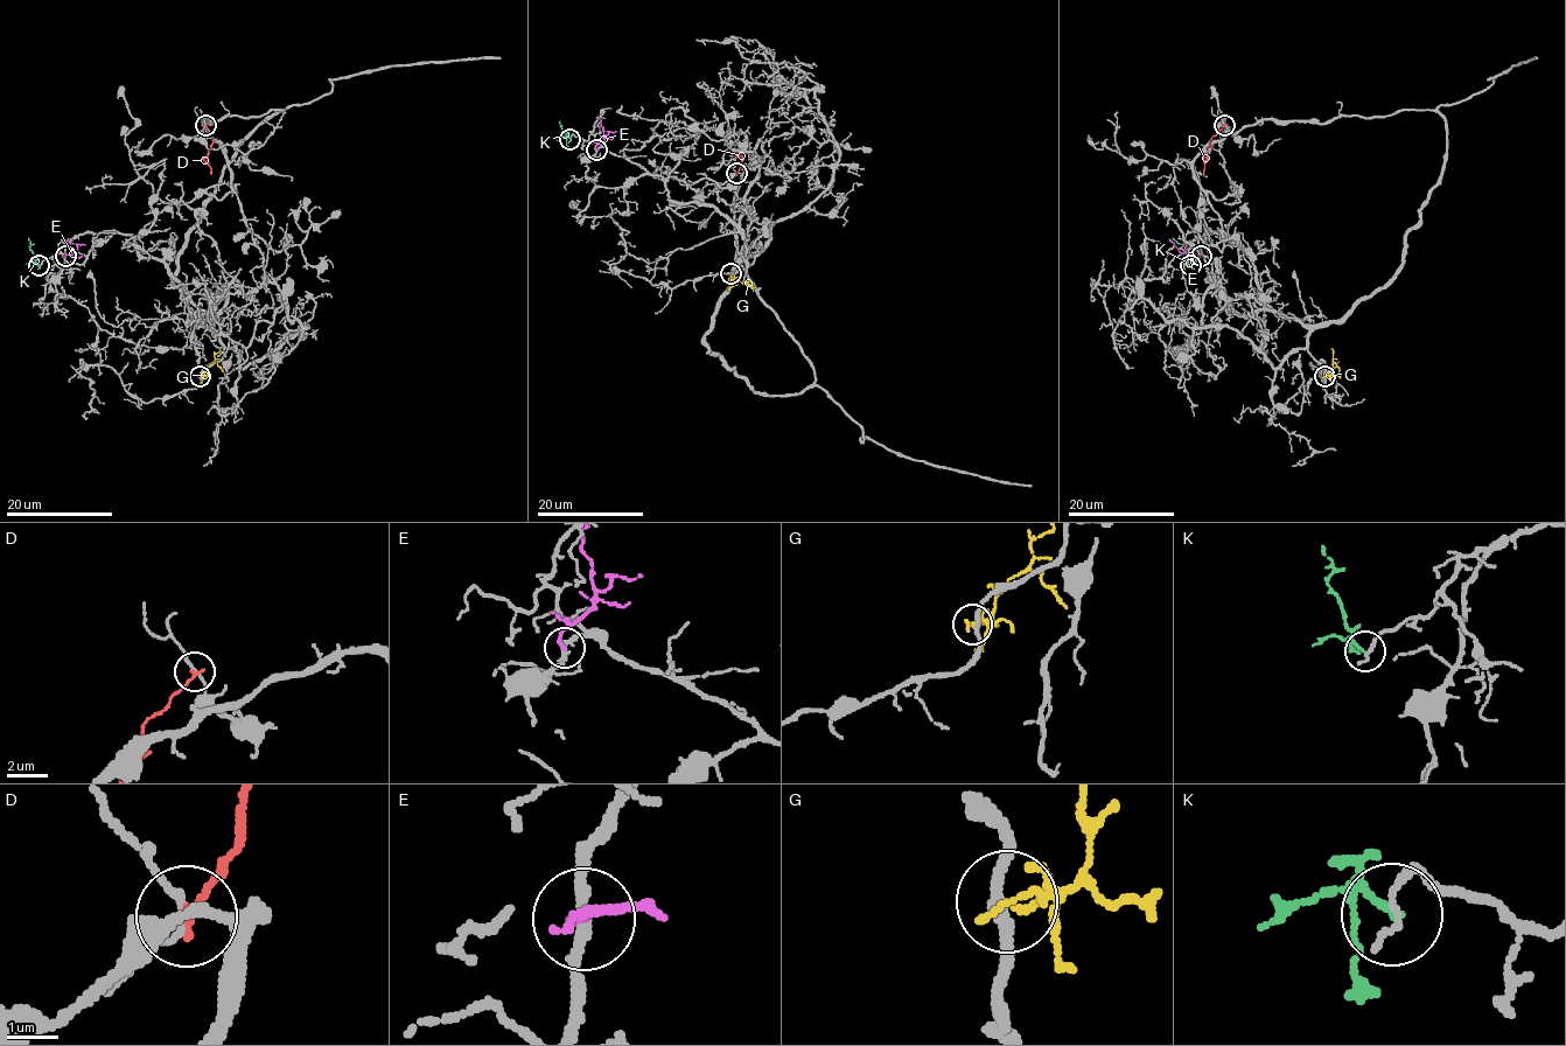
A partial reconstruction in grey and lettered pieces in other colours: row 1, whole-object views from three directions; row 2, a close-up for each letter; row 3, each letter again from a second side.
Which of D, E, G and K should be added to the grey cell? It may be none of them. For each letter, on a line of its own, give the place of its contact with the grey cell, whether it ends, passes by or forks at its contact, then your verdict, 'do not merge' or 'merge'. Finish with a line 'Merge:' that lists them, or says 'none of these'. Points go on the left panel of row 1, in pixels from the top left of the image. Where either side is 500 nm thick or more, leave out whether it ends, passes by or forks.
D: meets grey at (205, 125); it ends there; do not merge
E: meets grey at (65, 256); it ends there; merge
G: meets grey at (200, 376); it ends there; do not merge
K: meets grey at (39, 265); it ends there; do not merge
Merge: E

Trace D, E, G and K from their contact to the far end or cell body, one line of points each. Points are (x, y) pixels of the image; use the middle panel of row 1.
D: (736, 173), (743, 160), (738, 154), (742, 152)
E: (596, 151), (595, 146), (605, 134), (601, 117)
G: (729, 273), (736, 283), (755, 287)
K: (570, 138), (560, 133), (559, 121)

